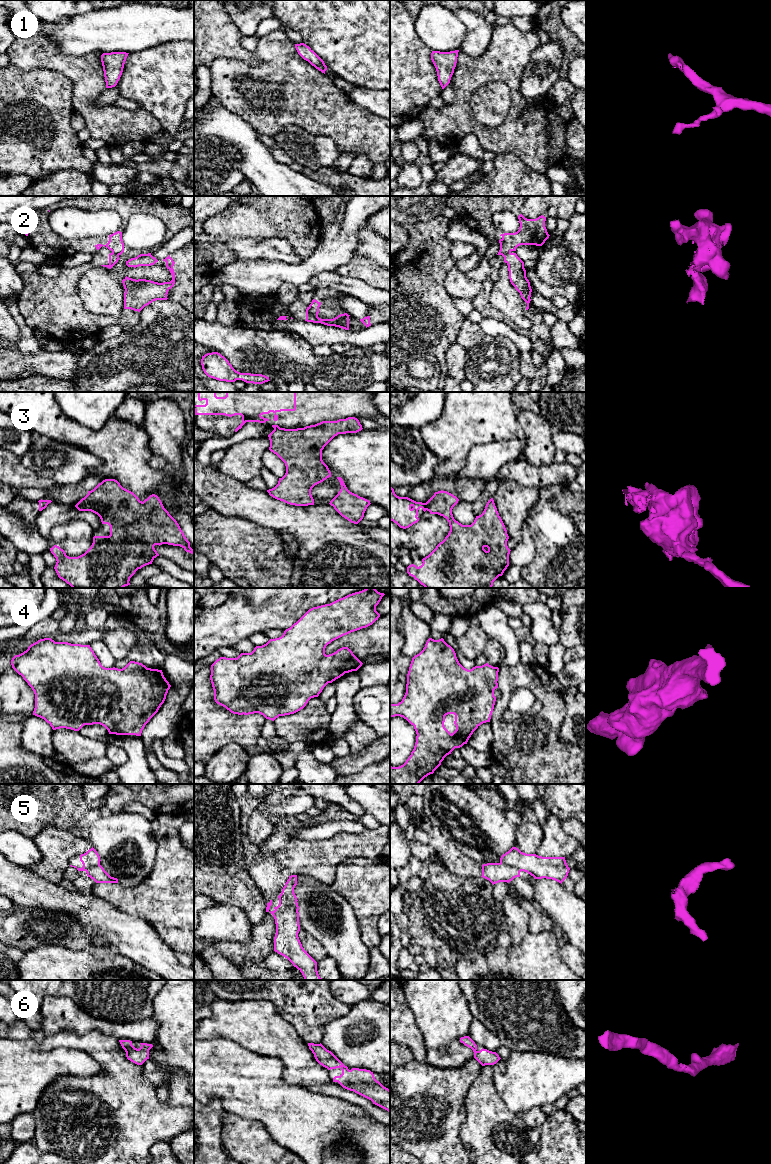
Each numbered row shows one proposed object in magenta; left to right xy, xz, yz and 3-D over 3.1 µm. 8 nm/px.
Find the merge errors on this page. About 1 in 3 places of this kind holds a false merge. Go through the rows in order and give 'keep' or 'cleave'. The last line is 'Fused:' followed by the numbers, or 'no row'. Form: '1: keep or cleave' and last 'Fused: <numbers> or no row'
1: keep
2: cleave
3: cleave
4: keep
5: cleave
6: keep
Fused: 2, 3, 5

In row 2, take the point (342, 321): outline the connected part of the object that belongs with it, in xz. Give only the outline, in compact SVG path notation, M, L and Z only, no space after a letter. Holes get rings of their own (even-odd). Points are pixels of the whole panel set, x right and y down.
M309 307L306 309L306 320L307 322L321 323L327 326L335 326L345 330L349 330L349 316L347 313L340 314L333 319L321 319L311 314Z

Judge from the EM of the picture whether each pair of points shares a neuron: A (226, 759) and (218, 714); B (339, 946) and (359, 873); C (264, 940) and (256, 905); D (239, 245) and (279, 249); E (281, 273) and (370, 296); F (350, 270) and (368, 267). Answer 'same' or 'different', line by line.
A: different
B: different
C: different
D: same
E: different
F: same

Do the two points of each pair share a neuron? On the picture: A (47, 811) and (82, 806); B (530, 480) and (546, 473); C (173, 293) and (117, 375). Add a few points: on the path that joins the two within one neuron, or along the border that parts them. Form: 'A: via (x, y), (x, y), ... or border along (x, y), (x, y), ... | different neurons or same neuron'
A: via (56, 806), (73, 806) | same neuron
B: via (534, 477), (542, 475) | same neuron
C: border along (145, 305), (156, 300), (172, 299), (183, 306) | different neurons

